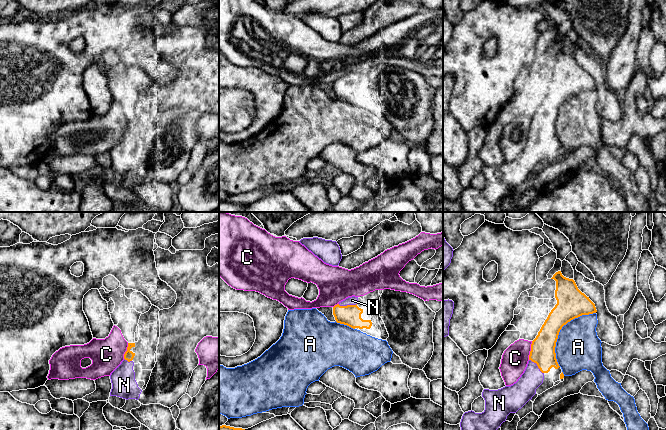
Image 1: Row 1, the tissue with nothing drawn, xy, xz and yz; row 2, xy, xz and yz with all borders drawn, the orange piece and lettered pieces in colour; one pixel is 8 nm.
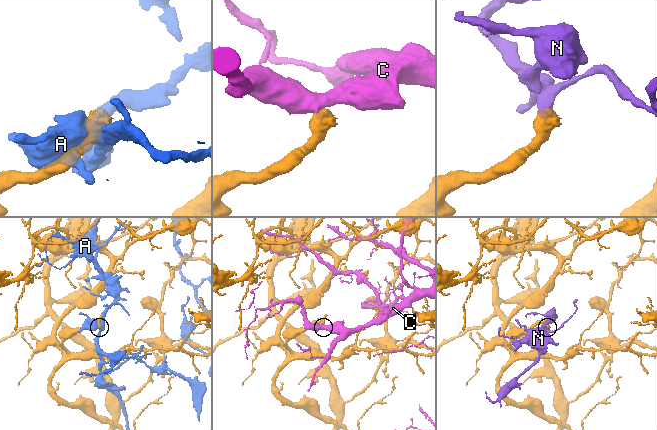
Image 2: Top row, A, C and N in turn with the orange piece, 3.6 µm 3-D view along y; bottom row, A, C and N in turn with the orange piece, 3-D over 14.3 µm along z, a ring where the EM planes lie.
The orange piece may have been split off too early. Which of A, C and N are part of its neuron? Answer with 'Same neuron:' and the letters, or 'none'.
Same neuron: N

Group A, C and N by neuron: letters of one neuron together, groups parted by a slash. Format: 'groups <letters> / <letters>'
groups A / C / N

